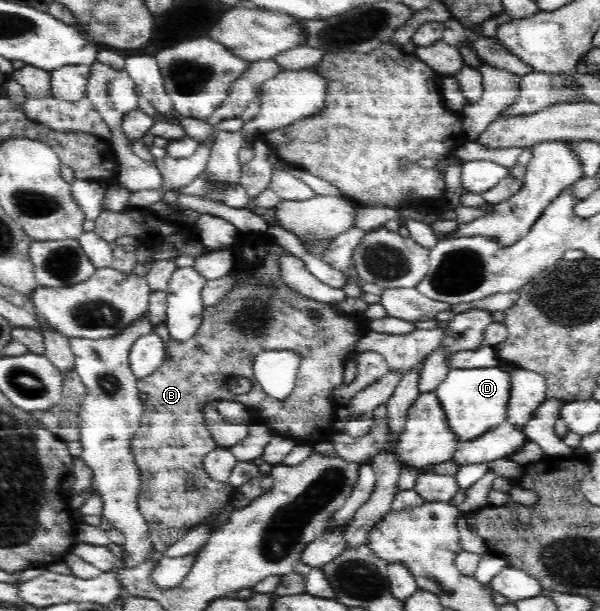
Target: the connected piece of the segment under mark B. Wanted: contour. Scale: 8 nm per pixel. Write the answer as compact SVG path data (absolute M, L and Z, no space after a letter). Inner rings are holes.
M240 232L234 248L238 254L234 269L240 271L239 282L216 305L203 309L201 325L194 337L183 341L169 341L164 363L152 375L138 380L140 393L146 394L138 431L130 439L130 450L134 452L135 463L141 476L138 510L147 522L153 547L162 553L180 541L193 527L206 524L213 530L216 517L227 511L233 497L234 488L228 482L218 483L210 479L203 467L204 456L217 448L203 416L207 402L242 402L277 435L294 439L299 443L299 447L308 448L320 442L330 442L336 433L332 424L332 413L337 403L331 397L332 391L343 383L345 362L348 356L355 352L358 339L362 339L369 329L368 325L365 325L364 316L336 310L331 304L316 301L289 288L280 278L280 257L288 255L289 252L265 233ZM310 312L316 312L318 315L312 317ZM273 349L294 350L302 358L295 388L283 400L270 397L258 385L253 374L255 355ZM234 376L250 379L253 385L251 390L244 394L232 393L227 381L228 377ZM188 481L194 484L192 489L186 485Z

